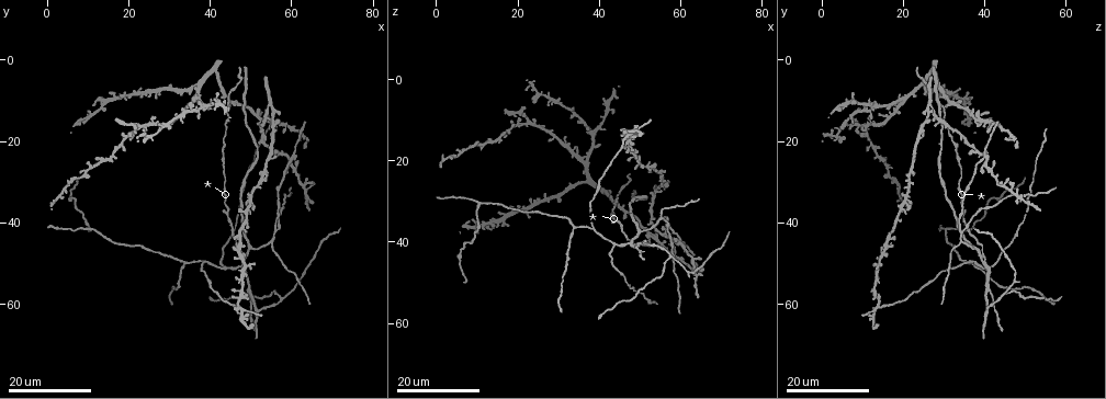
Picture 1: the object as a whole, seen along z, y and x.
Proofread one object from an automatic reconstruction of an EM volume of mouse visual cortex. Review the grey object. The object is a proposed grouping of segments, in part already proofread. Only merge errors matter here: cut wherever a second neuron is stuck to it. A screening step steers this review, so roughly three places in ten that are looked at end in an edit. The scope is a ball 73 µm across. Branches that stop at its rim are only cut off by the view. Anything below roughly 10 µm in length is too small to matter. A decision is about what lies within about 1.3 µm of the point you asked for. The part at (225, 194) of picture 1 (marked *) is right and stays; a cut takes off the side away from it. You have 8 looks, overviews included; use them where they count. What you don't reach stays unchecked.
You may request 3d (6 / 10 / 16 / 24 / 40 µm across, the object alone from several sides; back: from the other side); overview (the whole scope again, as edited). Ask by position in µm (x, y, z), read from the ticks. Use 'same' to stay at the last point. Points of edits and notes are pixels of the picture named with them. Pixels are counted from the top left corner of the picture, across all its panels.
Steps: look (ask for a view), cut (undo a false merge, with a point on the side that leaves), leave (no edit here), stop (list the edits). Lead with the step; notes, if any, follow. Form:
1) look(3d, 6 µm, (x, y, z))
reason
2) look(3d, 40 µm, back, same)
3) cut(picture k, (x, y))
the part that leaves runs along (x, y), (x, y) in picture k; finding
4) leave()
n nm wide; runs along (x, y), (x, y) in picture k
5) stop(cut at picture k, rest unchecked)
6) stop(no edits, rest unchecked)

look(3d, 16 µm, (47.0, 60.5, 14.0))
looks like a crossing

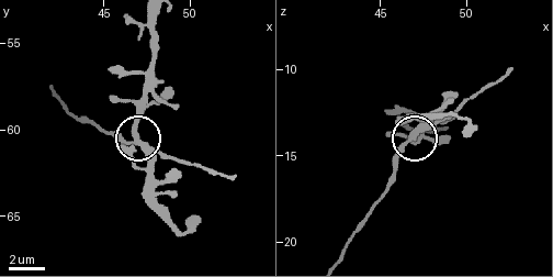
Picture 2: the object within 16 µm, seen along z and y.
look(3d, 10 µm, (46.9, 60.4, 13.8))

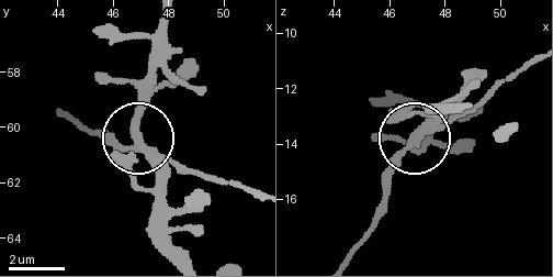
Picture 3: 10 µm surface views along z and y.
leave()
270 nm wide; runs along (61, 112), (104, 139), (137, 143), (166, 192) in picture 3; all the same neuron

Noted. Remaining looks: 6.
look(3d, 16 µm, (12.0, 41.5, 30.5))
two arms at a narrow angle

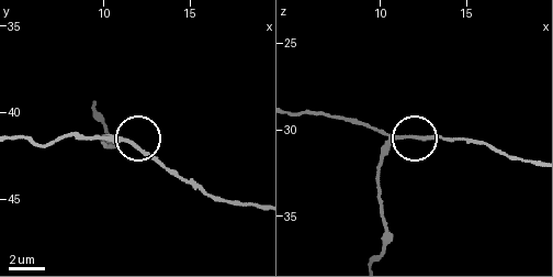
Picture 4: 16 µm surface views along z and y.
look(3d, 10 µm, (11.6, 41.8, 30.5))

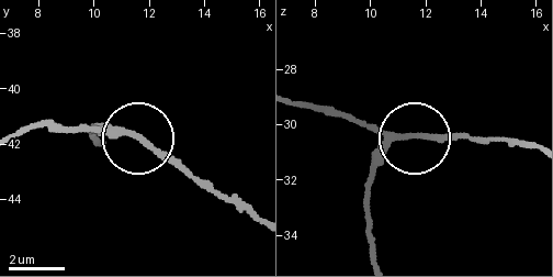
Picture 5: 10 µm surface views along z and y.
look(3d, 10 µm, back, (11.6, 41.8, 30.4))

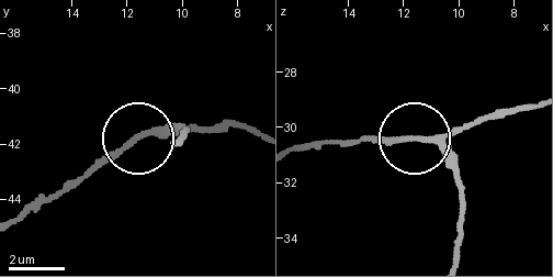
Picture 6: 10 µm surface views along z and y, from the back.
leave()
3 arms; runs along (300, 147), (328, 140), (427, 140), (441, 147), (460, 180) in picture 6; all the same neuron

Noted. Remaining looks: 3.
look(3d, 16 µm, (38.5, 49.5, 37.0))
three arms meet

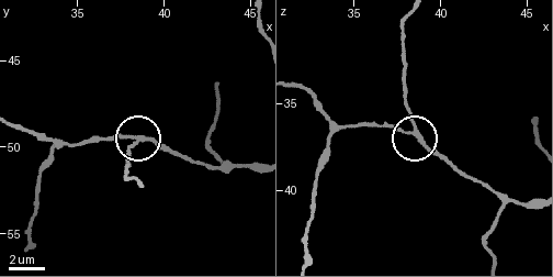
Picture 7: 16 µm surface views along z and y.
look(3d, 10 µm, (38.3, 49.4, 36.6))

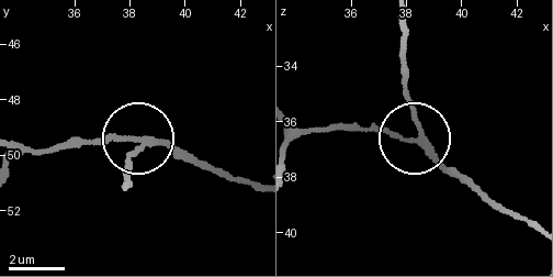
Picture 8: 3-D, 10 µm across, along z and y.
leave()
side arm 64 µm; runs along (257, 188), (158, 145), (68, 139) in picture 8; all the same neuron

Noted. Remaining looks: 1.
stop(no edits, rest unchecked)

